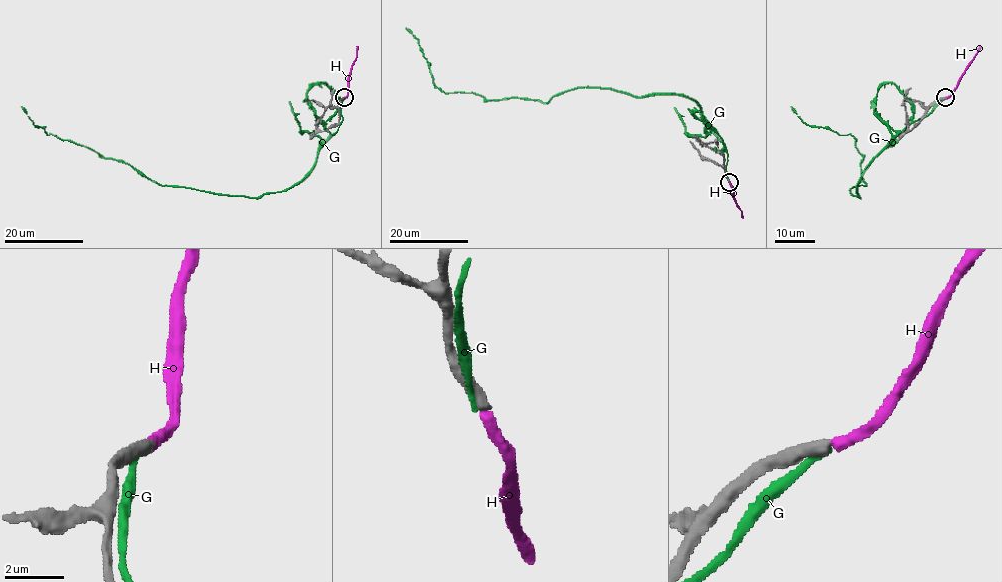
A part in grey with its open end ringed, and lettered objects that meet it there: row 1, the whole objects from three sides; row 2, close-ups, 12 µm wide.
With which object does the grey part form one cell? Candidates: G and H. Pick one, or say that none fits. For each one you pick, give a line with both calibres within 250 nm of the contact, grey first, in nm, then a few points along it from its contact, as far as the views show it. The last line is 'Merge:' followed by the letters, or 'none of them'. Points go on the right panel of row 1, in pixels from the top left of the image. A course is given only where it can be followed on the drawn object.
H: 440/380 nm | via (945, 97), (951, 93), (981, 46)
Merge: H

